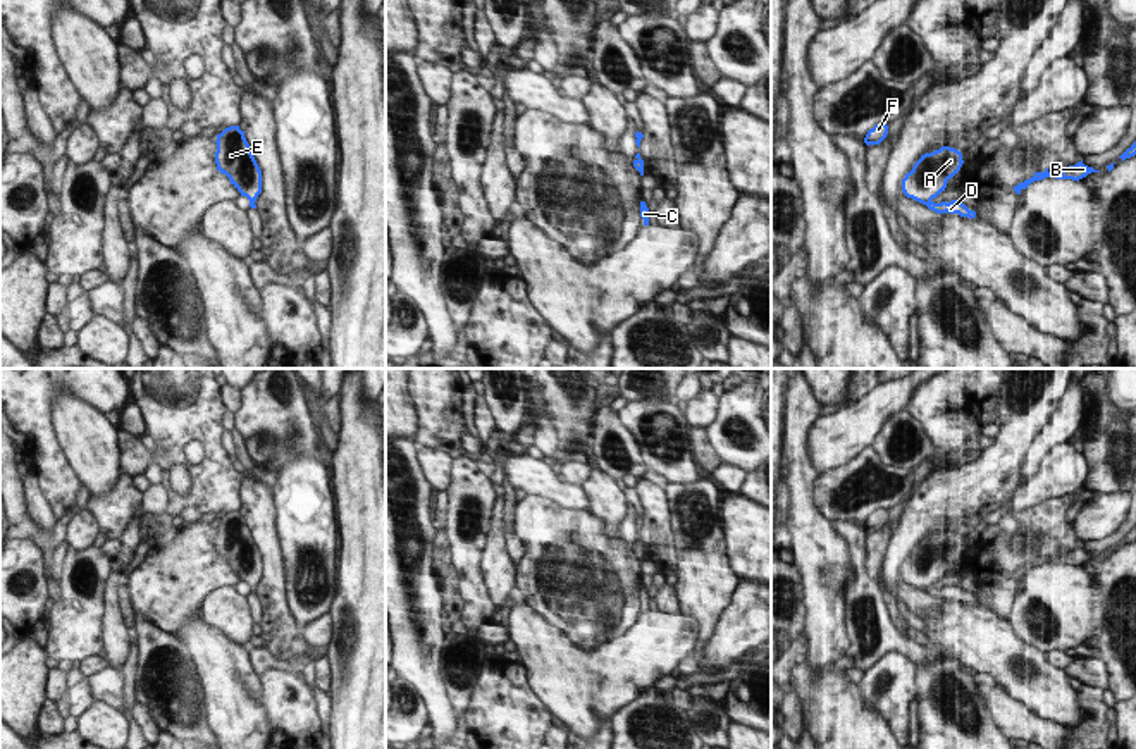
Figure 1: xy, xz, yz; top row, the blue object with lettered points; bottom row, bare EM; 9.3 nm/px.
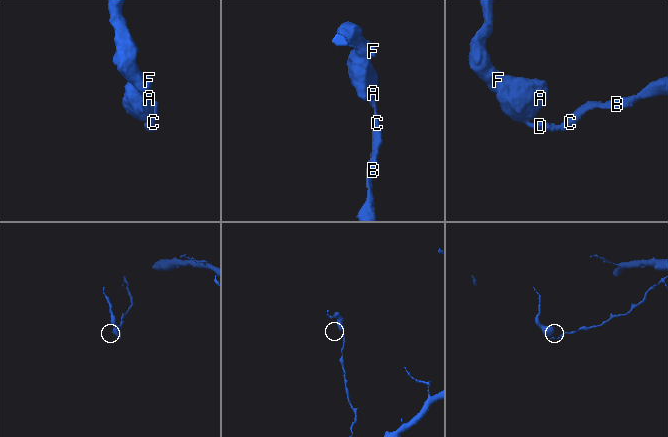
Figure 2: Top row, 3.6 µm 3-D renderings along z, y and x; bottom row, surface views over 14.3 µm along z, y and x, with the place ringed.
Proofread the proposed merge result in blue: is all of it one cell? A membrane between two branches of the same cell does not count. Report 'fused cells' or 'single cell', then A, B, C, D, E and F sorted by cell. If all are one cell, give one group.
single cell; A B C D E F

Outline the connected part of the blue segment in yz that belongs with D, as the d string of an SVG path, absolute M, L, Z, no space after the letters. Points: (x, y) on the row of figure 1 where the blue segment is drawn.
M942 146L931 153L921 155L912 170L902 179L902 191L936 214L959 214L974 219L976 212L969 210L959 200L935 203L933 200L945 191L947 183L962 167L962 153L950 146Z

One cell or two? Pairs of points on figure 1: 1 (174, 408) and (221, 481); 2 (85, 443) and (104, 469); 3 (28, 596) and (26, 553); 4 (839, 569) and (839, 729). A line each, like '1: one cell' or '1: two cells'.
1: one cell
2: one cell
3: one cell
4: two cells

